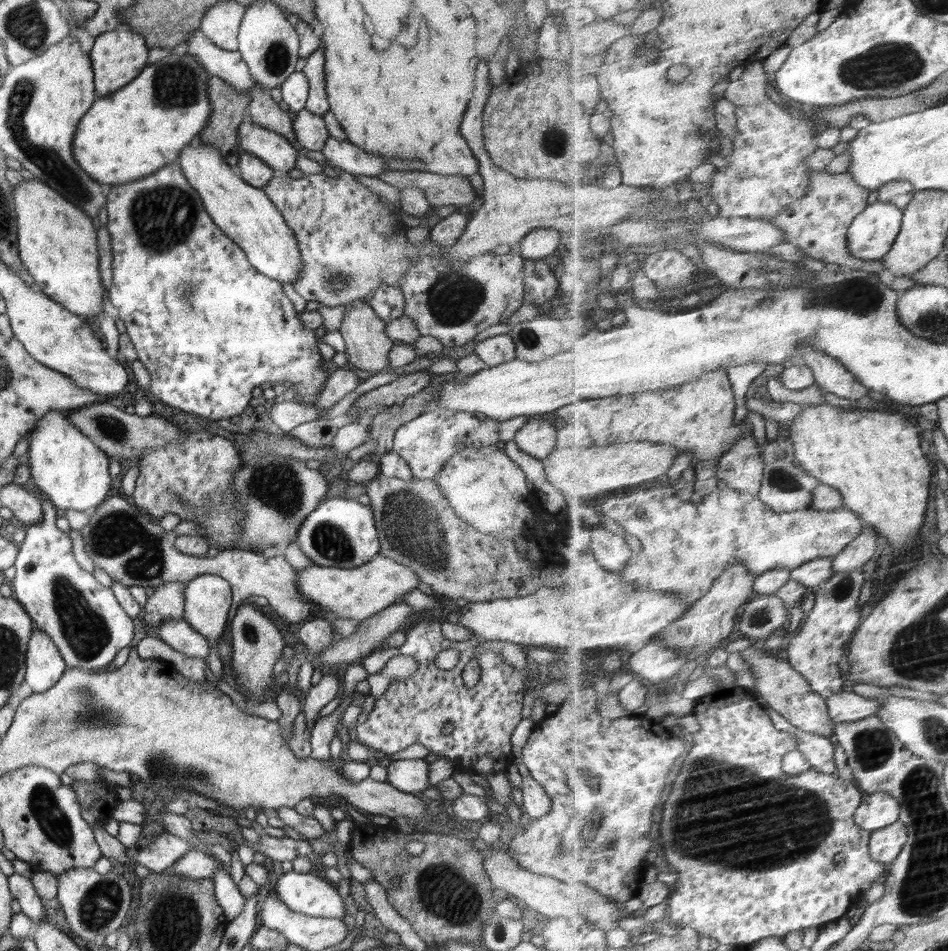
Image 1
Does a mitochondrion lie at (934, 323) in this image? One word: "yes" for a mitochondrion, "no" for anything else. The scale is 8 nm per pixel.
yes

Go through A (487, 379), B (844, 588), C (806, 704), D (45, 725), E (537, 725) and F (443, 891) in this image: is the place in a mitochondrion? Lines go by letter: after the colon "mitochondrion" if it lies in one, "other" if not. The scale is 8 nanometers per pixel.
A: other
B: mitochondrion
C: other
D: mitochondrion
E: other
F: mitochondrion

